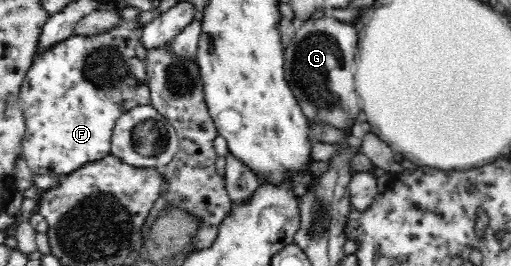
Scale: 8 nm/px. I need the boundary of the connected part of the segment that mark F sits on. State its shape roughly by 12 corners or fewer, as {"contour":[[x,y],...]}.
{"contour":[[137,31],[35,53],[22,158],[62,178],[151,103]]}

